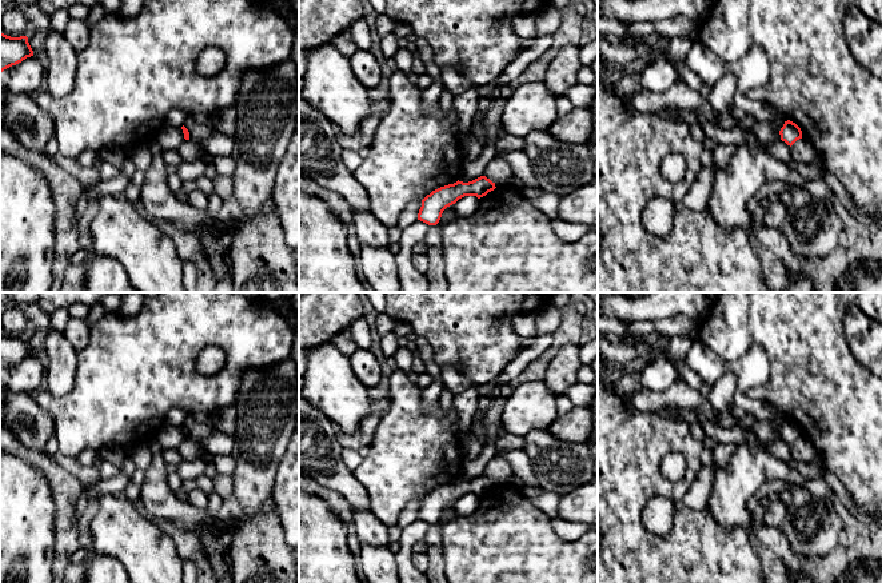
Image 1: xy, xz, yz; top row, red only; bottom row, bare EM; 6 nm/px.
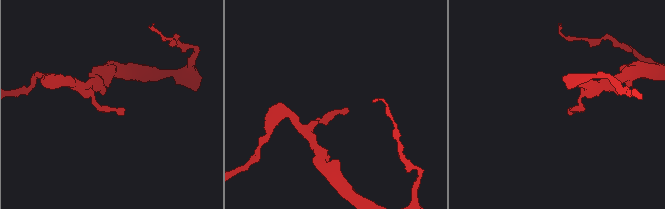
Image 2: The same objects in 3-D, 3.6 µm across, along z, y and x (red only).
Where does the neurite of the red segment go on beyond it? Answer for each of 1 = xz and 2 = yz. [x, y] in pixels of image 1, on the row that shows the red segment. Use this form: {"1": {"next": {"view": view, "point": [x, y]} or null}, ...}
{"1": {"next": null}, "2": {"next": null}}

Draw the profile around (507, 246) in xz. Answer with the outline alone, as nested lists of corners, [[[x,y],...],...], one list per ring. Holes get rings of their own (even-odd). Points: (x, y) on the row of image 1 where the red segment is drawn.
[[[503,185],[479,199],[476,212],[468,217],[455,217],[440,224],[442,259],[447,280],[447,292],[598,292],[598,231],[590,231],[579,240],[567,243],[552,229],[551,219],[514,187]]]

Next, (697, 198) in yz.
[[[702,167],[686,192],[683,204],[691,211],[705,211],[711,197],[713,172]]]

